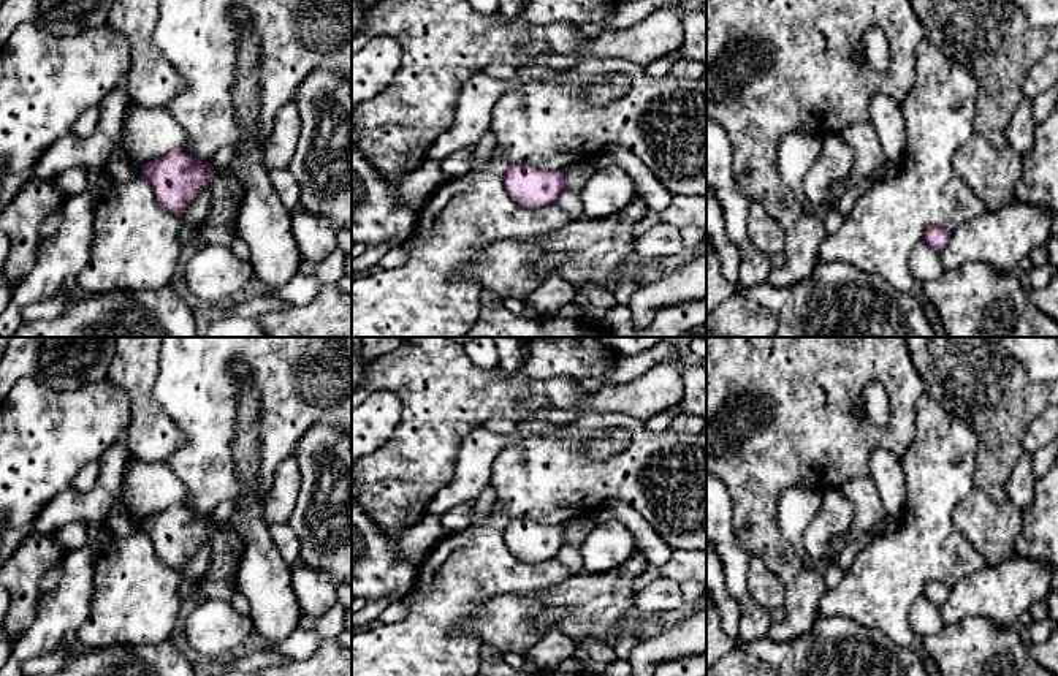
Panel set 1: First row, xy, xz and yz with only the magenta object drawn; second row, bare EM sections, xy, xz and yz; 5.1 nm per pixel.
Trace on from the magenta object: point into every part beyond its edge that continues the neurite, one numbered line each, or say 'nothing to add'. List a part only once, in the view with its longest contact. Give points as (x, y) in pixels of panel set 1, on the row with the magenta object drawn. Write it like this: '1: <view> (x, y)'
nothing to add

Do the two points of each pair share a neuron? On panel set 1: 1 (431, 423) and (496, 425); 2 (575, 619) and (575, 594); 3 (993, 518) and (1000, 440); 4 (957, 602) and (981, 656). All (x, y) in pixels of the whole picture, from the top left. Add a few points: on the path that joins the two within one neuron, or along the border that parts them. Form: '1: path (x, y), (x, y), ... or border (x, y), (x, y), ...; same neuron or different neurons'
1: border (515, 421), (506, 417), (490, 417), (482, 425); different neurons
2: path (575, 613), (575, 600); same neuron
3: path (993, 499), (995, 459); same neuron
4: border (1001, 624), (982, 618), (962, 618), (946, 626); different neurons

